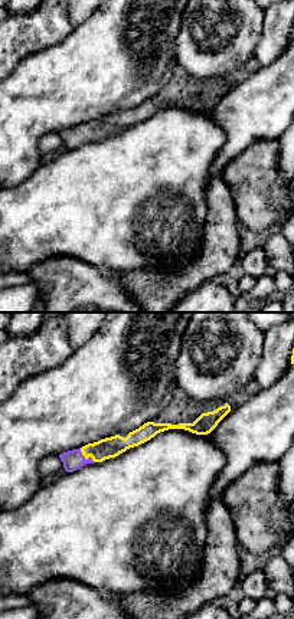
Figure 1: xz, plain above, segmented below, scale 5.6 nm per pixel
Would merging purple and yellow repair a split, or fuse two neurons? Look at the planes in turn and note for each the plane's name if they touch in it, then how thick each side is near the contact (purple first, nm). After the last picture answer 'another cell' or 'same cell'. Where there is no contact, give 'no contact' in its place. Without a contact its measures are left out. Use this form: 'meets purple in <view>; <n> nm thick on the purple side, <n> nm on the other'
meets purple in xz; 110 nm thick on the purple side, 120 nm on the other

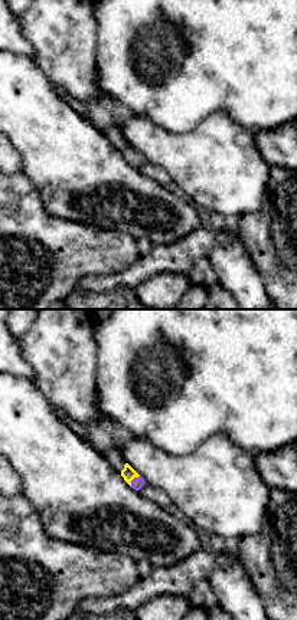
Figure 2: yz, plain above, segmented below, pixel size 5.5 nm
meets purple in yz; 70 nm thick on the purple side, 80 nm on the other

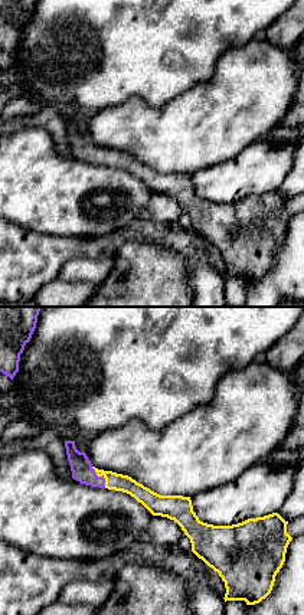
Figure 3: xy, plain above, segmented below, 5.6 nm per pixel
meets purple in xy; 120 nm thick on the purple side, 100 nm on the other

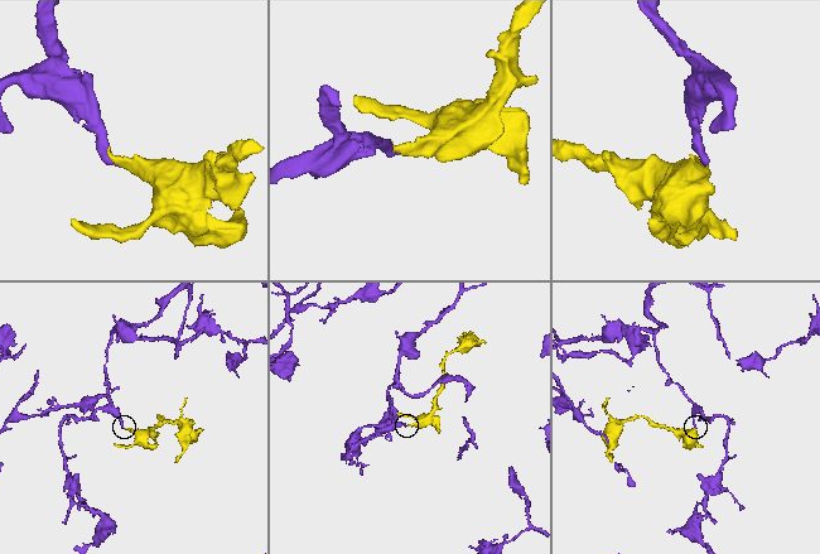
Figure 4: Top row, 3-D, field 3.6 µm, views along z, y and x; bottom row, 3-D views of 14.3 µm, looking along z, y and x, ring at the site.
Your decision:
same cell

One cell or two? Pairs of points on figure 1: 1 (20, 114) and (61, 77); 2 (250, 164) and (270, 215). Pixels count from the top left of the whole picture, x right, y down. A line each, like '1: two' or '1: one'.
1: one
2: one

